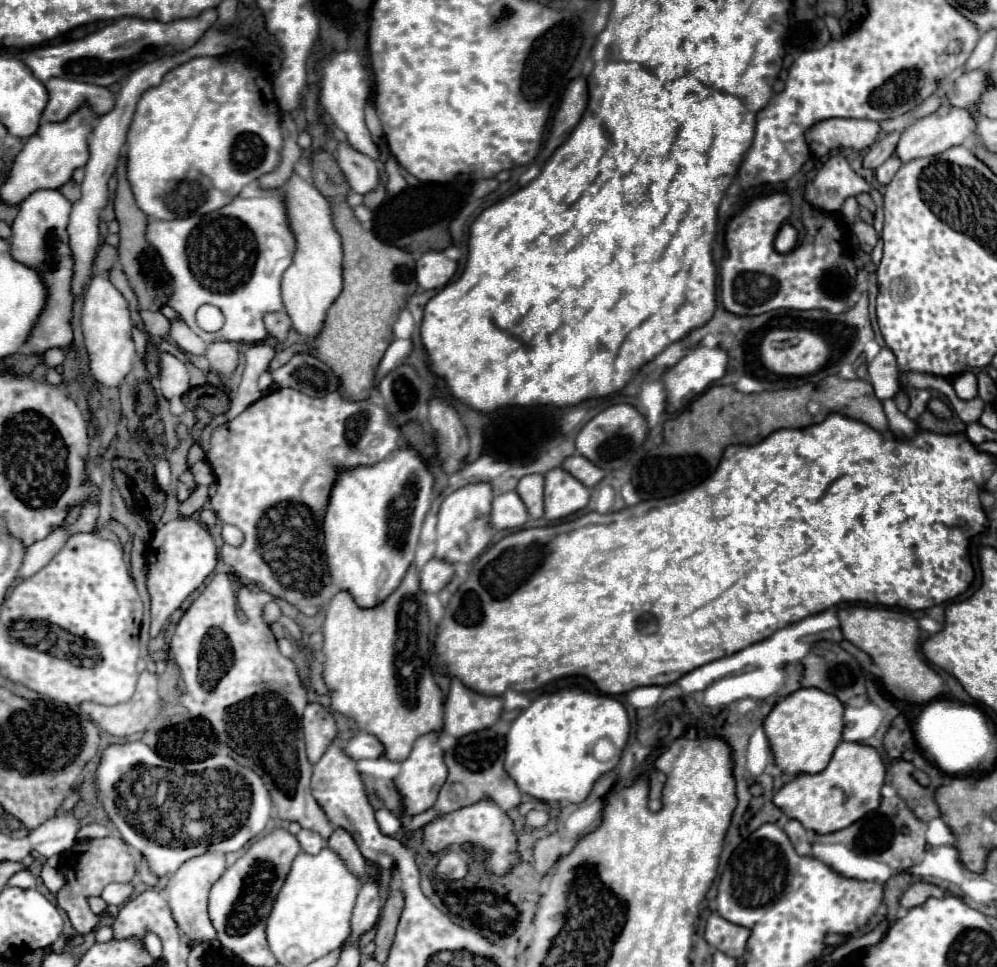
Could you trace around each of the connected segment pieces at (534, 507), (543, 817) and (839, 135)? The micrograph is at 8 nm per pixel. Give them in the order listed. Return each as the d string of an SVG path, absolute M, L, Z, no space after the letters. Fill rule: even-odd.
M525 475L516 489L529 509L529 519L545 517L545 475Z
M533 809L533 811L527 813L525 819L527 819L527 825L531 825L531 827L543 827L549 821L549 815L547 815L547 811Z
M827 119L817 123L815 127L811 127L807 131L807 143L813 151L815 157L823 157L823 151L833 151L833 149L849 149L849 151L863 151L871 145L875 145L879 141L879 133L881 133L881 123L877 121L867 121L867 119Z

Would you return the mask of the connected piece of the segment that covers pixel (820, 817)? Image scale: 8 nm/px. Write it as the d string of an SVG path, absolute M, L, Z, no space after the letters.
M841 741L831 757L831 763L827 769L821 773L799 773L793 781L785 783L773 797L773 803L787 813L791 819L797 819L805 829L811 829L815 833L833 833L839 829L845 829L853 825L857 819L867 815L869 811L877 809L881 803L881 787L885 781L885 765L877 753L875 747L865 745L865 743L851 743L851 741Z

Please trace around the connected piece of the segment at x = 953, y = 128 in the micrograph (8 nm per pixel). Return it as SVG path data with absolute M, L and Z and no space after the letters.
M943 103L939 107L939 111L935 111L933 115L927 115L919 121L915 121L913 125L909 125L899 143L897 143L897 149L895 149L895 155L907 163L911 159L917 159L917 157L931 157L931 155L939 155L943 151L947 151L949 147L955 147L955 145L963 145L963 141L967 139L975 139L977 137L977 119L973 119L971 111L965 111L961 107L953 107L949 103Z

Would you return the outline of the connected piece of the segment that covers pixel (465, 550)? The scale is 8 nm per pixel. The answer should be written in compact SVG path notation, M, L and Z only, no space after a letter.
M469 483L451 495L445 497L439 509L439 529L437 529L437 549L435 557L447 559L451 563L471 563L475 561L491 543L495 529L491 527L491 505L495 499L495 491L491 483Z

